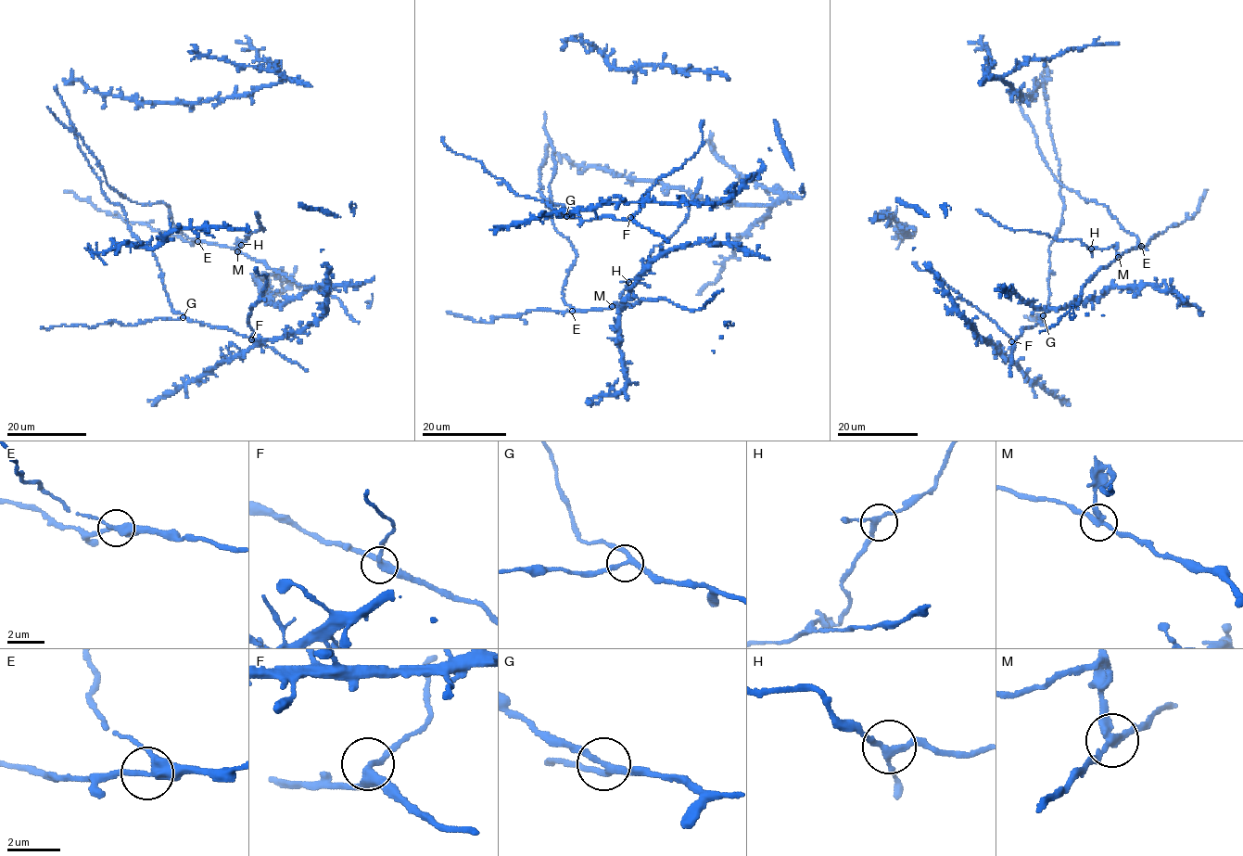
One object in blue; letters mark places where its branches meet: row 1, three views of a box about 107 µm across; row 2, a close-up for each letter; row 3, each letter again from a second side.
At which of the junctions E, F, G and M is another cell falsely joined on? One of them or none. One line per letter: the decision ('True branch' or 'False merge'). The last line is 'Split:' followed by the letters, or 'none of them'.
E: True branch
F: True branch
G: True branch
M: False merge
Split: M

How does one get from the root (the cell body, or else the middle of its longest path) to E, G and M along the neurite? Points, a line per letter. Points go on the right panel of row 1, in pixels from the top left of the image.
E: (1059, 230), (1064, 205), (1059, 174), (1054, 175), (1057, 181), (1085, 201), (1106, 206), (1141, 246)
G: (1059, 230), (1049, 246), (1049, 295), (1043, 315)
M: (1059, 230), (1059, 174), (1057, 181), (1106, 206), (1135, 236), (1137, 247), (1118, 256)

